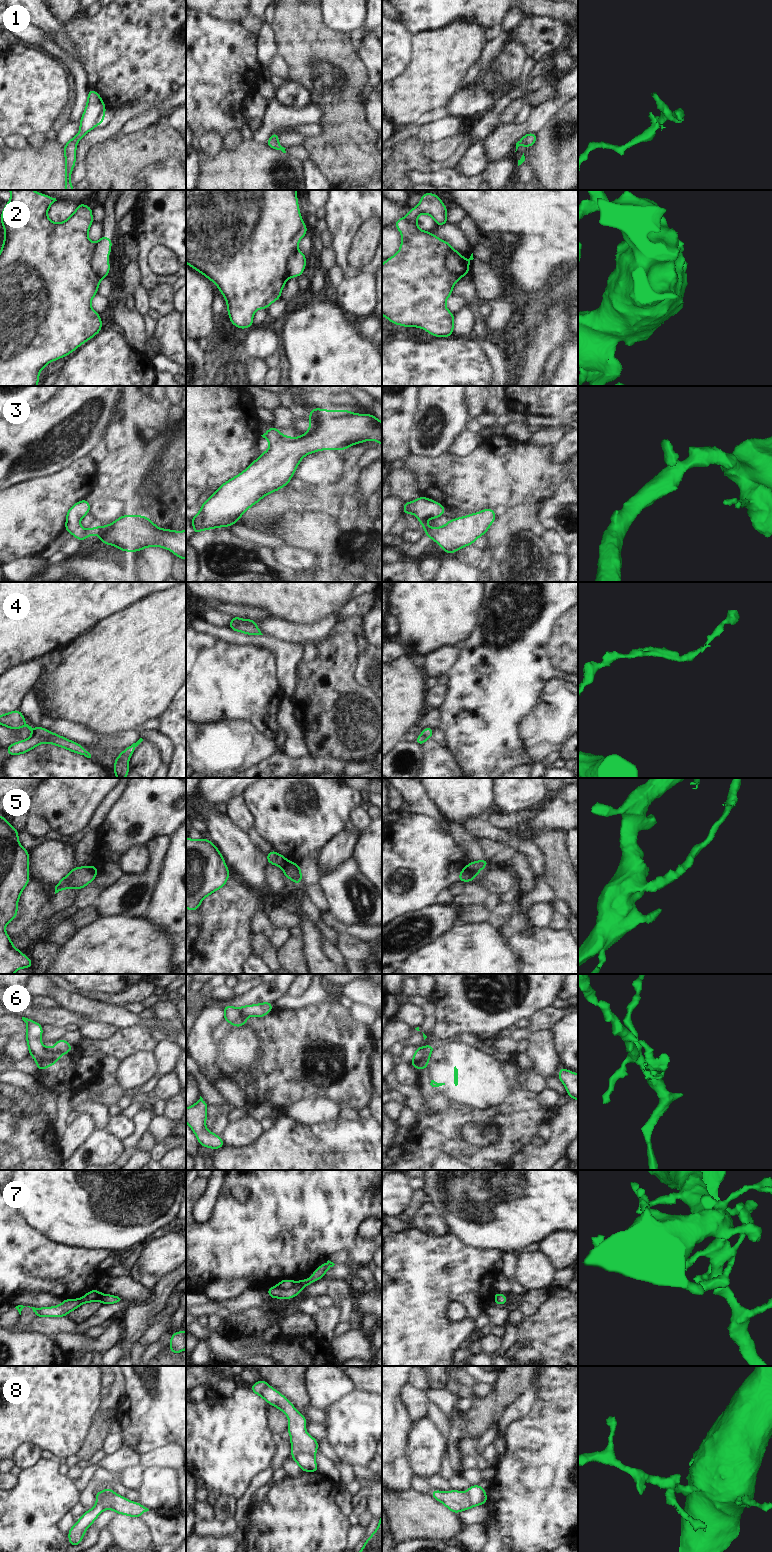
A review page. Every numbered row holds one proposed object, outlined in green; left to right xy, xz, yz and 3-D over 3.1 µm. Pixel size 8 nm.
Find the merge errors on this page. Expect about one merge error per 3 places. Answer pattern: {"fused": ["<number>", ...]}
{"fused": ["2", "5", "7", "8"]}

